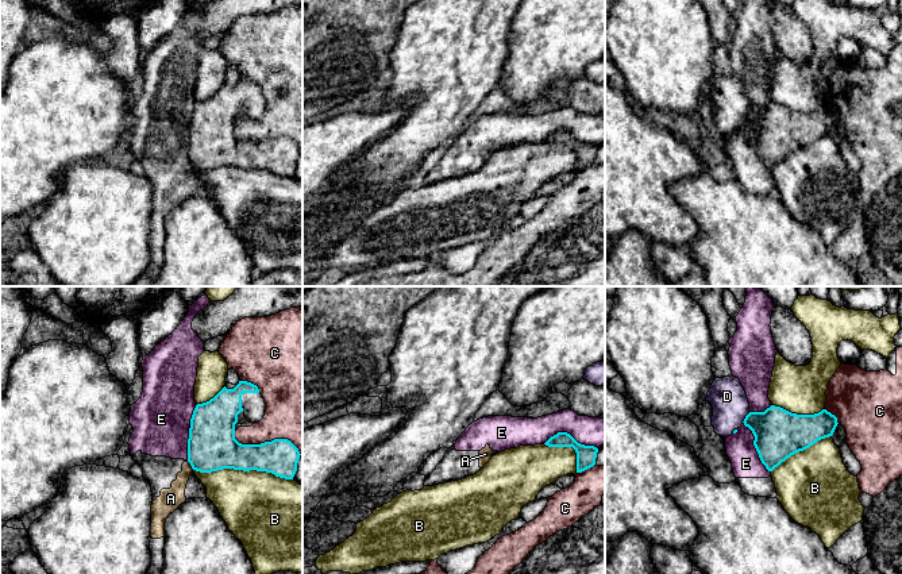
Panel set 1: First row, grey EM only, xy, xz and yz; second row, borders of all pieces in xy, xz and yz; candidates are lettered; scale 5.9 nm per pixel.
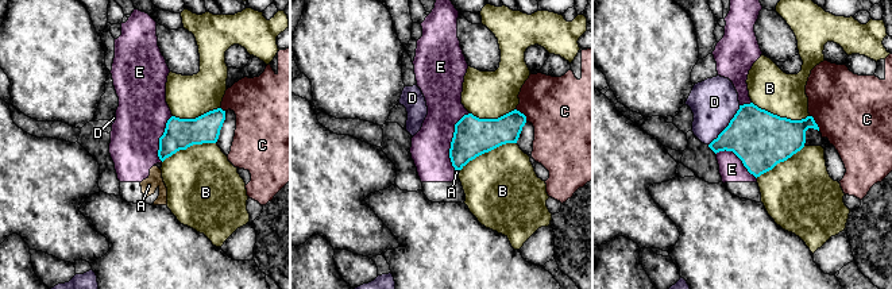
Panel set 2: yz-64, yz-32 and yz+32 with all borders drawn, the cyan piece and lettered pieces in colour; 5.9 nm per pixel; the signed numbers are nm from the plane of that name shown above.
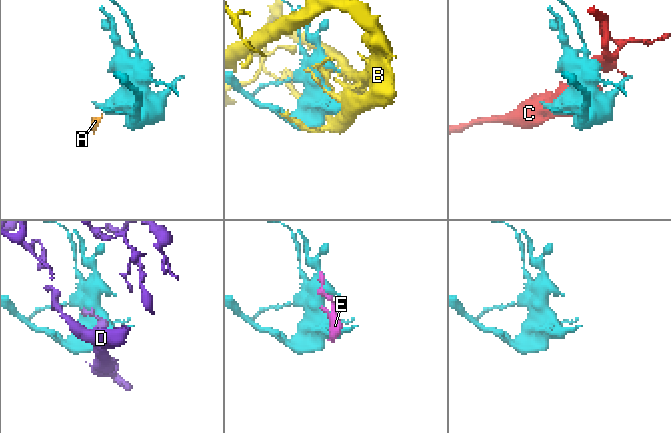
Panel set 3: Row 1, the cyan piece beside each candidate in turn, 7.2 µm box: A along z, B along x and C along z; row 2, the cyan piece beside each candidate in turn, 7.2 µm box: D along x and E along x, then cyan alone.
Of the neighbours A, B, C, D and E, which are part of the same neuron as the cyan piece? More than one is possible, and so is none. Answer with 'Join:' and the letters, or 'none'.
Join: none

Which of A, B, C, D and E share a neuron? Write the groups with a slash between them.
A D E / B / C

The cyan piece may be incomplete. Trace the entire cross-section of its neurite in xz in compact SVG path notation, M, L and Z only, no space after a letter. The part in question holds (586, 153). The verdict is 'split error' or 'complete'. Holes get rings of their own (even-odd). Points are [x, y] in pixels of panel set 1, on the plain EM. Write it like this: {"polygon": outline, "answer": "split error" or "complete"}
{"polygon": "M558 130L546 140L548 145L573 145L577 150L577 170L582 170L595 162L598 146L578 140L570 131Z", "answer": "complete"}

